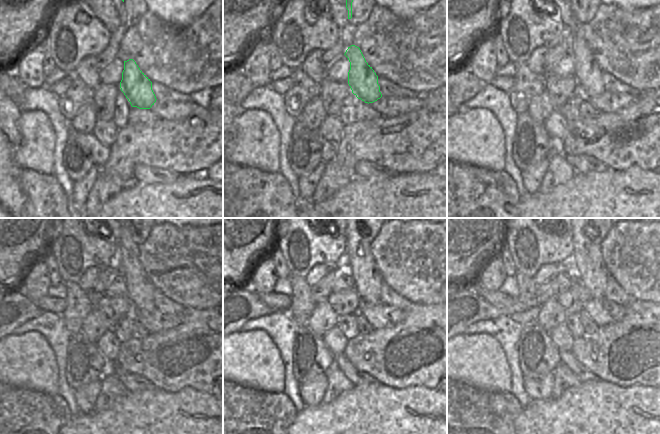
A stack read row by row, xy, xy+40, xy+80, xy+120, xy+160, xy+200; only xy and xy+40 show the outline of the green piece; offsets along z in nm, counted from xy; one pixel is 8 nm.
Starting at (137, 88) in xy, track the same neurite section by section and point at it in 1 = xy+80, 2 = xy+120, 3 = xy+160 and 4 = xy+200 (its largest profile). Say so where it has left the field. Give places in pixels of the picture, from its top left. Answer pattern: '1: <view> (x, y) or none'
1: xy+80 (587, 72)
2: xy+120 (140, 289)
3: xy+160 (368, 282)
4: xy+200 (591, 271)

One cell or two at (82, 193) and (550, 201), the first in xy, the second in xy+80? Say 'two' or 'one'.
two

